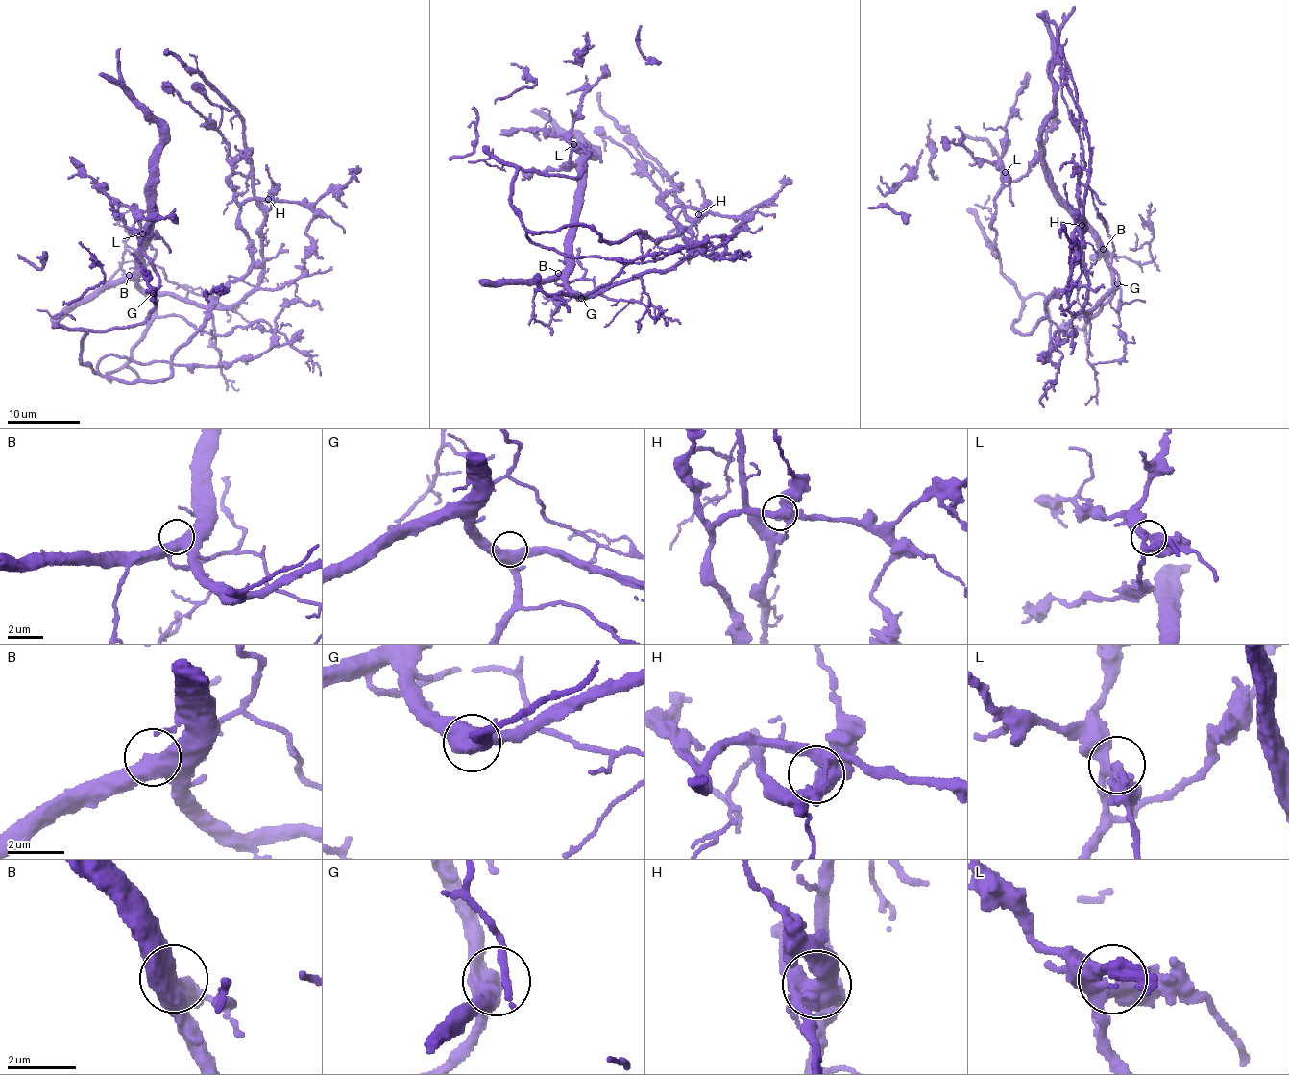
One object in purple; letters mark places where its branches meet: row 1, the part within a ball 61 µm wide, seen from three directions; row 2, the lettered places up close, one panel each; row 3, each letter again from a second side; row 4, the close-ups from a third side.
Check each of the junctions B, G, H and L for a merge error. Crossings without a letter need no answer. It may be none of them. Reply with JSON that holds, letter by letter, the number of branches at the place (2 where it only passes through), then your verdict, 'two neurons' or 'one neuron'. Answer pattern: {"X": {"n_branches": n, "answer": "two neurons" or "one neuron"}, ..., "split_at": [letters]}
{"B": {"n_branches": 3, "answer": "one neuron"}, "G": {"n_branches": 4, "answer": "one neuron"}, "H": {"n_branches": 4, "answer": "one neuron"}, "L": {"n_branches": 3, "answer": "one neuron"}, "split_at": []}

